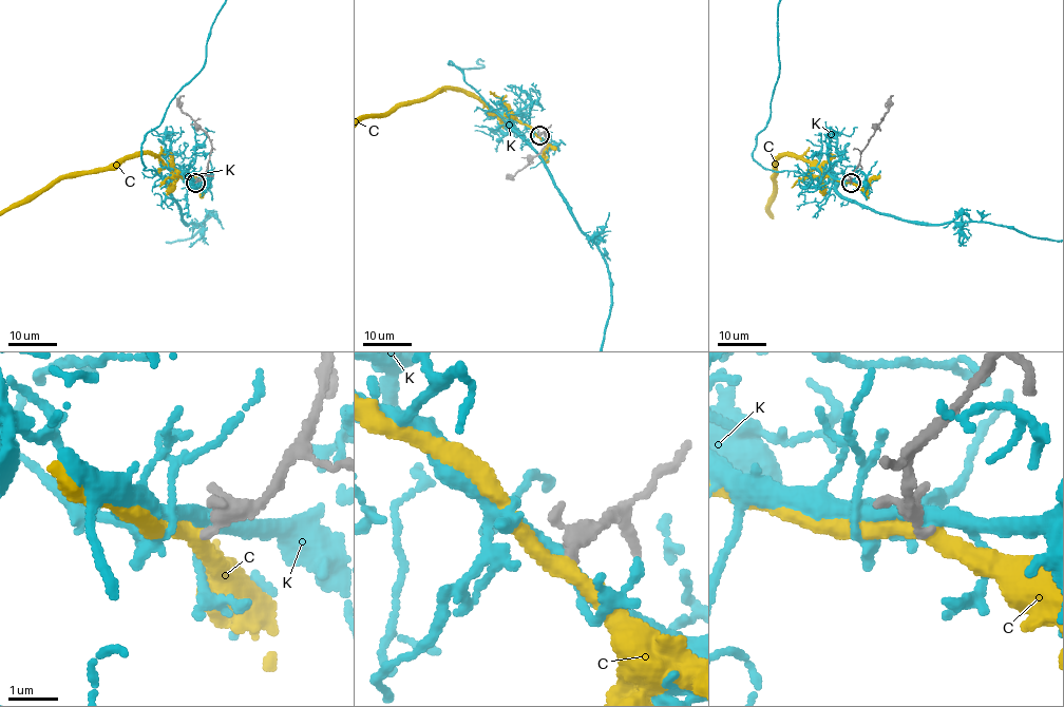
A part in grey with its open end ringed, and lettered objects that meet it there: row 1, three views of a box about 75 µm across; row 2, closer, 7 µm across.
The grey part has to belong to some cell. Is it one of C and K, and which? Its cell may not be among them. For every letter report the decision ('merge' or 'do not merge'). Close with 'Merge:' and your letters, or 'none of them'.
C: do not merge
K: do not merge
Merge: none of them

